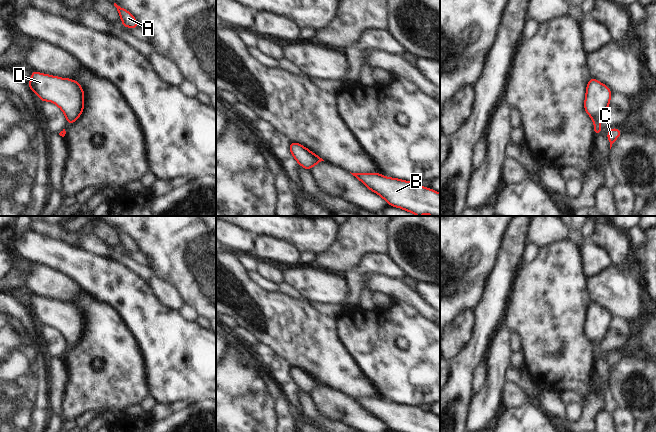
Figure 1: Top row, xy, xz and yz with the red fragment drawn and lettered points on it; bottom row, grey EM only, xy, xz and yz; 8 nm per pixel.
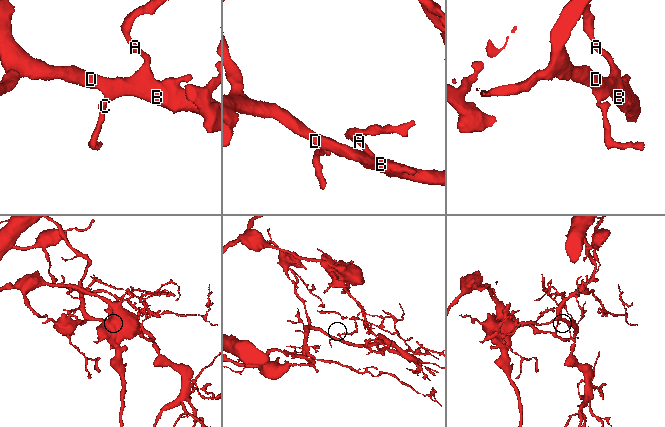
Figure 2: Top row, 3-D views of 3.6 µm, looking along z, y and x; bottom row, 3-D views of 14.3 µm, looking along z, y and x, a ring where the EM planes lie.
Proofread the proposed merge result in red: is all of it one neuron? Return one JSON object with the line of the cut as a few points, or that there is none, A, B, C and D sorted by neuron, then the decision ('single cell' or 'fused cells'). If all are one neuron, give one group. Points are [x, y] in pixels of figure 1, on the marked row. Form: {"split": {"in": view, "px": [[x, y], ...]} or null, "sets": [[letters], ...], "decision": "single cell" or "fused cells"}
{"split": null, "sets": [["A", "B", "C", "D"]], "decision": "single cell"}

